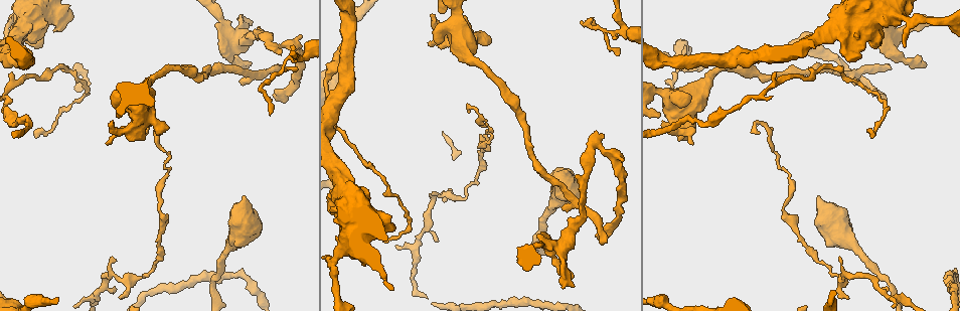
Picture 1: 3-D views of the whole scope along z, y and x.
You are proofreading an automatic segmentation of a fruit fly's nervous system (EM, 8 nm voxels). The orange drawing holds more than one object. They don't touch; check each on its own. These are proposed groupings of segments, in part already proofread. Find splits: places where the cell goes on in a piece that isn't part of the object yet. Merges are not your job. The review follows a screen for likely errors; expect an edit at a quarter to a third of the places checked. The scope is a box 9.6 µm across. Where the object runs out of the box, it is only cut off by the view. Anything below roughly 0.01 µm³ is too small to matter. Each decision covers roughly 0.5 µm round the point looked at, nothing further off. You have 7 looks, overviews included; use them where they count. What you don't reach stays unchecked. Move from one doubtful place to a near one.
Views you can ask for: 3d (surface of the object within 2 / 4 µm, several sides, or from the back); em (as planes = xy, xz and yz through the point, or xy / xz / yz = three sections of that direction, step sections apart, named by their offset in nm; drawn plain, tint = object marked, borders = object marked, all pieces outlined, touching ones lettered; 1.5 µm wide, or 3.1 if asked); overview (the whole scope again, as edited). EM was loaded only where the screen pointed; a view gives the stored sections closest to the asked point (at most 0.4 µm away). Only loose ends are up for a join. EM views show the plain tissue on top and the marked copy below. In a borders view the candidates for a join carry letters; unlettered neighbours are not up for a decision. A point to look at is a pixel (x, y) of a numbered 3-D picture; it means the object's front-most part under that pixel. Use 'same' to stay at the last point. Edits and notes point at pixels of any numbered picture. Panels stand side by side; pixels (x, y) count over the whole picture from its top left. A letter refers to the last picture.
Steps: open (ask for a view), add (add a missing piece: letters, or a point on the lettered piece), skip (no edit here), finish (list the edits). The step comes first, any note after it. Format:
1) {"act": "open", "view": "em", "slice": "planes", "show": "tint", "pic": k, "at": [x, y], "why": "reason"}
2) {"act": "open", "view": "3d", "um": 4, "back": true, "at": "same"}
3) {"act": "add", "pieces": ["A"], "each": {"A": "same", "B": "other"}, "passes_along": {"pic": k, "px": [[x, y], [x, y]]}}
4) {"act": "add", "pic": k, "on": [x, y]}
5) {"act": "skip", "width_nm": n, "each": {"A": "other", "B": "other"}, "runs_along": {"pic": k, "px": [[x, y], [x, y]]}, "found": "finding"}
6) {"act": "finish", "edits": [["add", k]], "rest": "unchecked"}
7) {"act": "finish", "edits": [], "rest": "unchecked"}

{"act": "open", "view": "3d", "um": 4, "pic": 1, "at": [838, 258], "why": "thin end"}

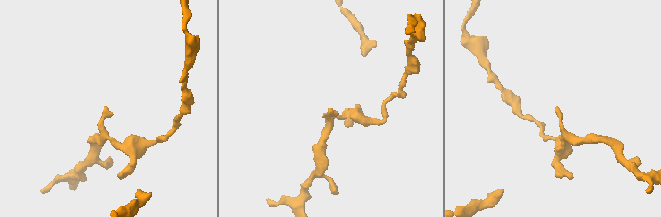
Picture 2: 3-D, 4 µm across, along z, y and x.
{"act": "open", "view": "em", "slice": "planes", "show": "tint", "pic": 2, "at": [331, 110], "why": "now the EM"}

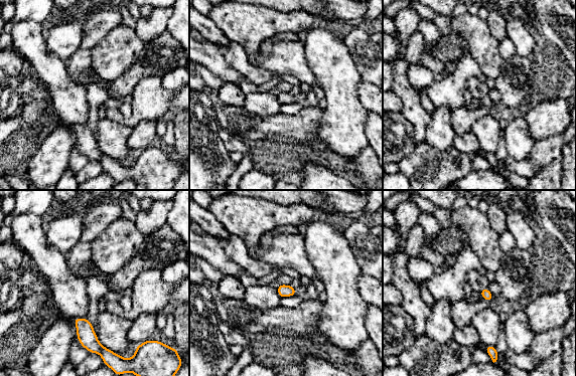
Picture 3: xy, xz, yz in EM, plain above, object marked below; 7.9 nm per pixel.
{"act": "open", "view": "em", "slice": "planes", "show": "borders", "at": "same", "why": "see the neighbours"}

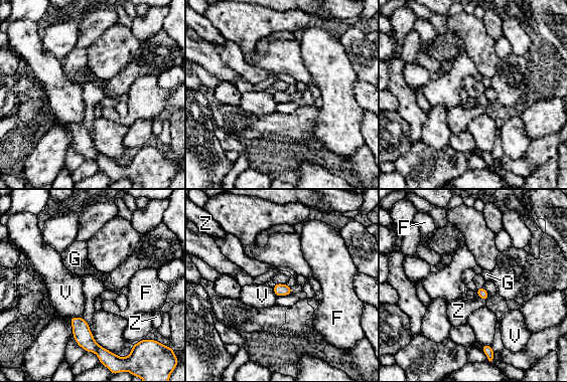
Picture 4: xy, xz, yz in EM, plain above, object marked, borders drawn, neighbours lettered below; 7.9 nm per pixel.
{"act": "skip", "each": {"F": "other", "G": "other", "V": "other", "Z": "other"}, "found": "no lettered piece goes on from it"}

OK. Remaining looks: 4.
{"act": "open", "view": "3d", "um": 4, "pic": 1, "at": [873, 137]}

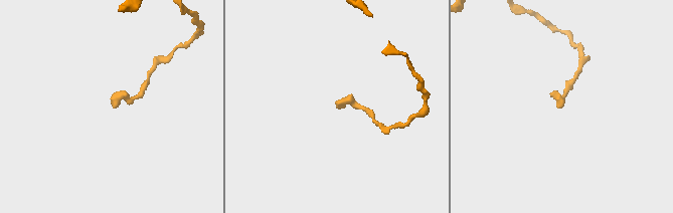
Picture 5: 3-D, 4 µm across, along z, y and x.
{"act": "open", "view": "em", "slice": "planes", "show": "borders", "pic": 5, "at": [337, 108], "why": "shape alone is not enough"}

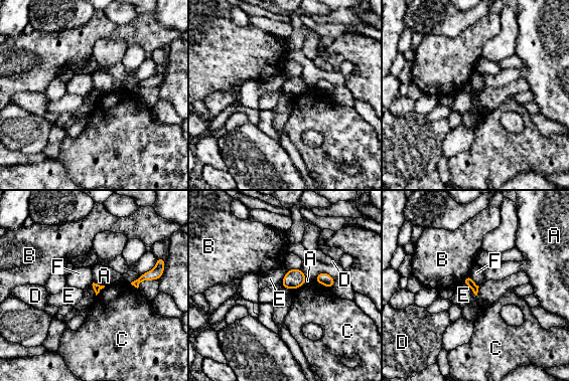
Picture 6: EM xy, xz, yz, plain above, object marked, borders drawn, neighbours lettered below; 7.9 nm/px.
{"act": "skip", "longest_contact_nm": ["C", 150], "each": {"A": "other", "B": "other", "C": "other", "D": "other", "E": "other", "F": "other"}, "border": {"pic": 6, "px": [[469, 274], [470, 278], [478, 287]]}, "found": "none of them fits"}

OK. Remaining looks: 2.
{"act": "open", "view": "3d", "um": 2, "pic": 1, "at": [594, 20], "why": "branch stops here"}

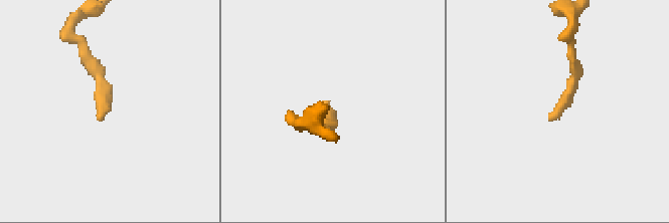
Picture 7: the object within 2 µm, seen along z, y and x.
{"act": "open", "view": "em", "slice": "planes", "show": "borders", "pic": 7, "at": [98, 119]}

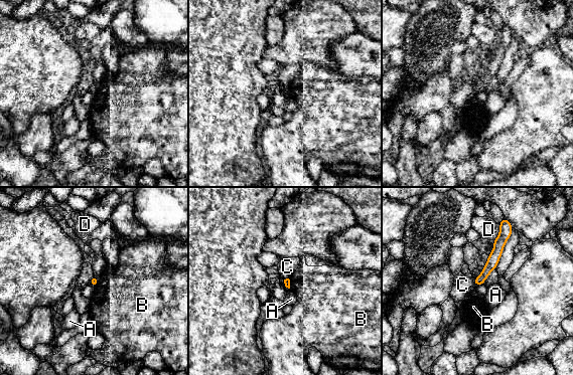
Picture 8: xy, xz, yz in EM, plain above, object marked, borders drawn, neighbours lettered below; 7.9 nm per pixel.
{"act": "skip", "each": {"A": "other", "B": "other", "C": "other", "D": "other"}, "border": {"pic": 8, "px": [[99, 277], [95, 288]]}, "found": "none of them fits"}

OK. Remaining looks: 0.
{"act": "finish", "edits": [], "rest": "unchecked"}

